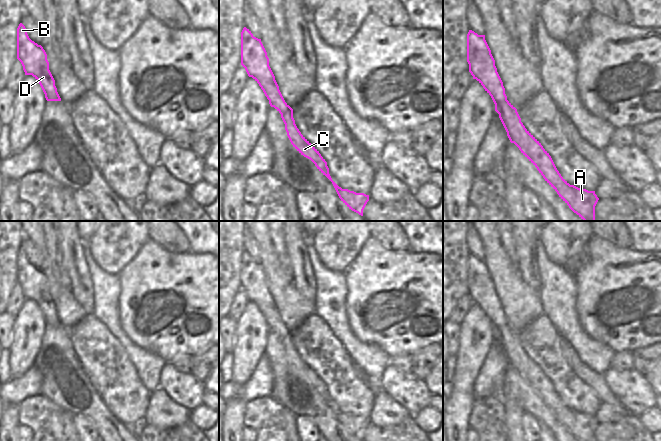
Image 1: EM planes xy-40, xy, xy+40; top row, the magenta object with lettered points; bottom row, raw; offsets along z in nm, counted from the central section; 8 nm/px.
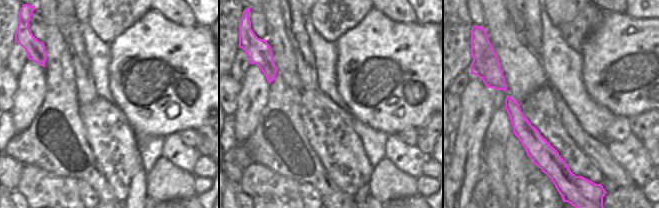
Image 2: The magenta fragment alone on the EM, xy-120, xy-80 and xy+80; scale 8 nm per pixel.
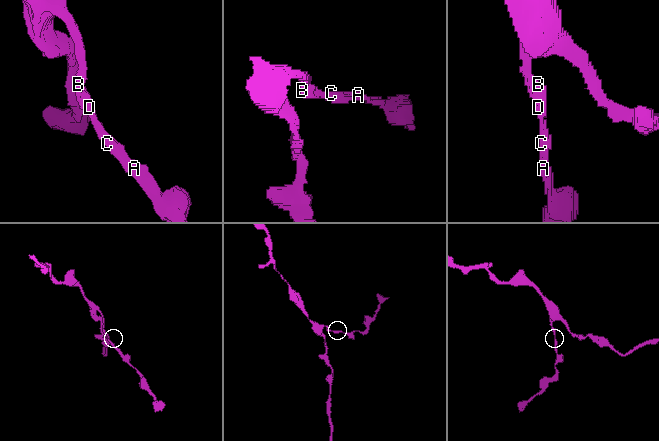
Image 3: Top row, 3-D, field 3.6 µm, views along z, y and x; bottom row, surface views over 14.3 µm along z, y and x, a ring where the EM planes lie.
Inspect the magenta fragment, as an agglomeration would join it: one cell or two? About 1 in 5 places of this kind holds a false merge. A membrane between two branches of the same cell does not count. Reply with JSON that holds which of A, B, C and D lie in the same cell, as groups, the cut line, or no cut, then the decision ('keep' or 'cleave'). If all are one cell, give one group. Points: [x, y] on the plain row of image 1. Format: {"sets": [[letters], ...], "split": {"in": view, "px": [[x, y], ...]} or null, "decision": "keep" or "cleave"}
{"sets": [["A", "B", "C", "D"]], "split": null, "decision": "keep"}

